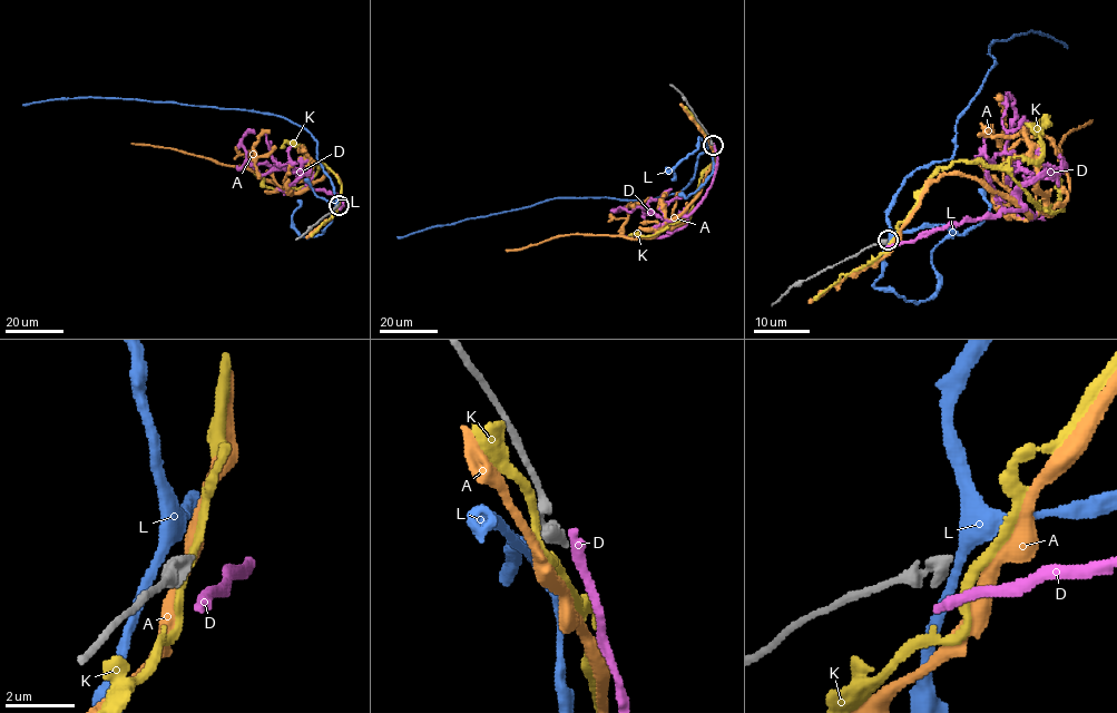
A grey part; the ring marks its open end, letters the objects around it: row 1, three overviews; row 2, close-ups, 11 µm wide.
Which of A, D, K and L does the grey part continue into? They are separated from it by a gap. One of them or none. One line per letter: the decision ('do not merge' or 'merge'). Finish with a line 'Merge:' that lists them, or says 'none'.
A: do not merge
D: do not merge
K: do not merge
L: do not merge
Merge: none

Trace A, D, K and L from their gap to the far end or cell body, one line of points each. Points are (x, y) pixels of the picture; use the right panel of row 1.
A: (892, 240), (921, 195), (942, 176), (986, 182), (1029, 214), (1046, 214), (1067, 198), (1060, 144), (1091, 120)
D: (889, 245), (1019, 210), (1017, 192), (1050, 175), (1007, 177), (1015, 171), (1008, 100)
K: (890, 241), (919, 192), (954, 162), (1003, 169), (1038, 207), (1055, 212), (1065, 207), (1061, 181)
L: (889, 238), (889, 207), (901, 183), (953, 154), (958, 116), (992, 68), (990, 46), (1036, 31), (1065, 47)

